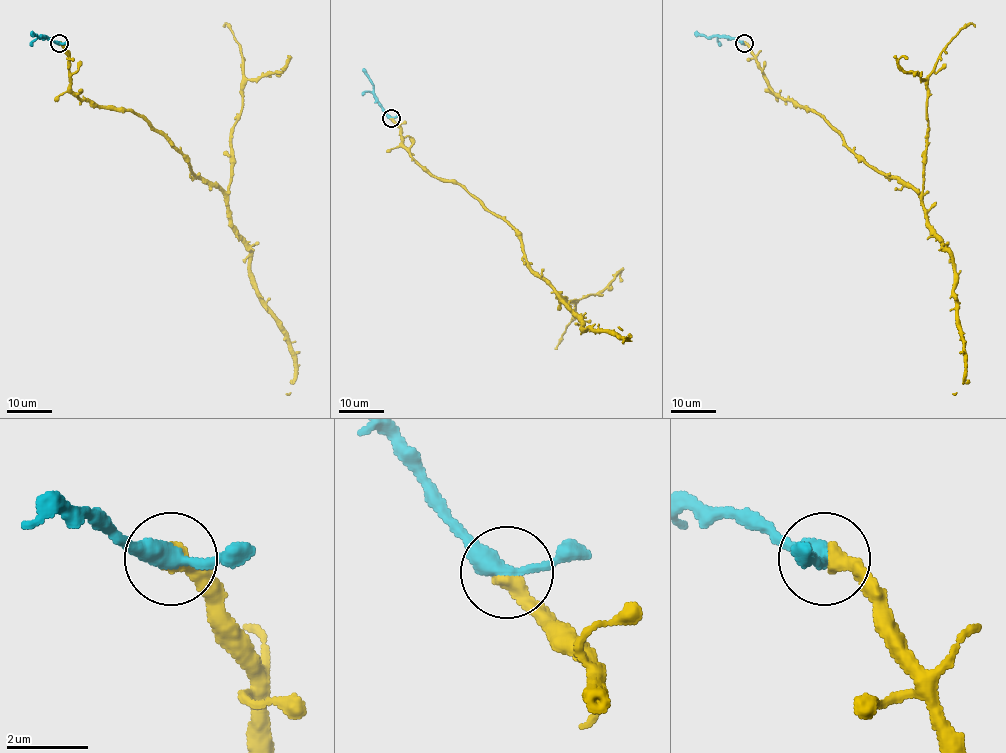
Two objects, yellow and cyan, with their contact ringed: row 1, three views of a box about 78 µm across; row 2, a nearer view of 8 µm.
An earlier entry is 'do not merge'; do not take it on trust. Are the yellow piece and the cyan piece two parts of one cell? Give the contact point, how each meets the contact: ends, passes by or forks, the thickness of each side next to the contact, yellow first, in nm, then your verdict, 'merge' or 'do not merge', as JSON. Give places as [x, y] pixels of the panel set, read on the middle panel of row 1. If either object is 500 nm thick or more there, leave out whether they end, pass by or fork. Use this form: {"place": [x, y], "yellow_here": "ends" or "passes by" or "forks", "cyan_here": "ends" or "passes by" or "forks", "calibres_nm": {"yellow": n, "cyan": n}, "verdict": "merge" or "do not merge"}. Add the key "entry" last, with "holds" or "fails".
{"place": [391, 118], "yellow_here": "ends", "cyan_here": "passes by", "calibres_nm": {"yellow": 440, "cyan": 360}, "verdict": "merge", "entry": "fails"}

